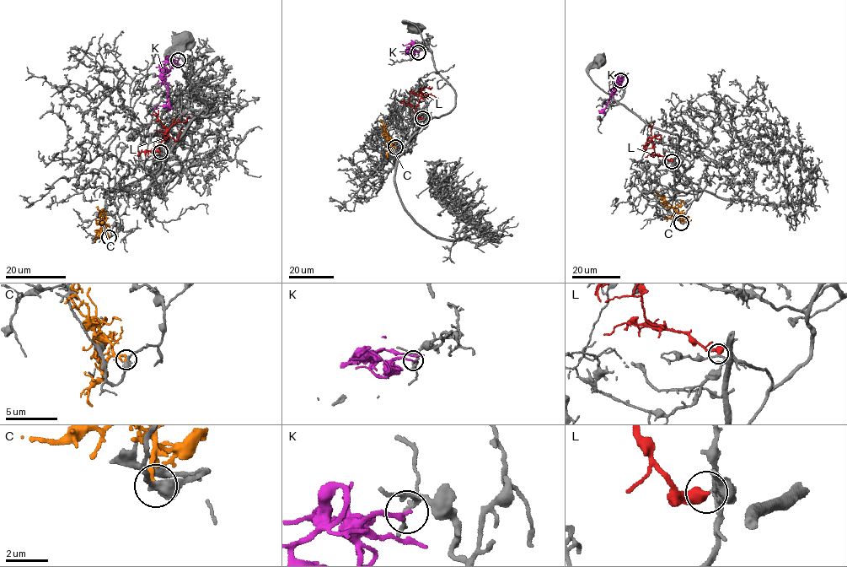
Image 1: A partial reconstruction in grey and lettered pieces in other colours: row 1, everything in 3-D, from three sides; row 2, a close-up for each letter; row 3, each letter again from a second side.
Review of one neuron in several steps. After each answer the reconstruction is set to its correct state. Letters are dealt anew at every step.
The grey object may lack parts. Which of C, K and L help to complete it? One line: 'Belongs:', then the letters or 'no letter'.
Belongs: L

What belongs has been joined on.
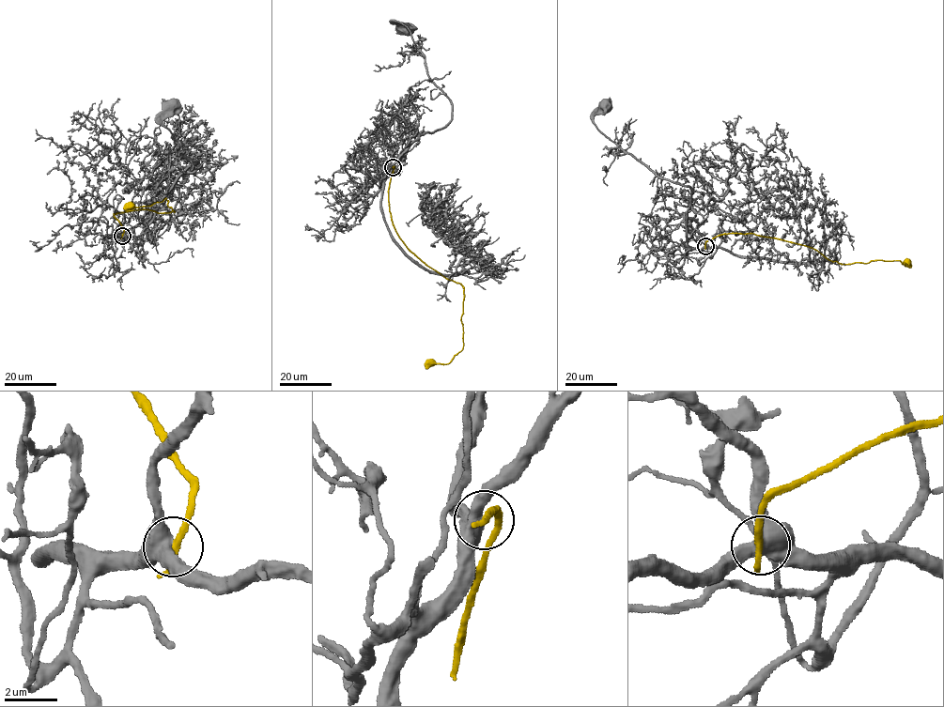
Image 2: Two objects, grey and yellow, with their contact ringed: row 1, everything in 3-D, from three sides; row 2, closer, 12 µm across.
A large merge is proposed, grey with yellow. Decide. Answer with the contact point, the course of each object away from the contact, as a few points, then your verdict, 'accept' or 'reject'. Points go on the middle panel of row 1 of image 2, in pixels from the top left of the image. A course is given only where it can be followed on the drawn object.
(393, 167) | grey via (393, 167), (409, 144), (445, 128), (451, 119), (449, 99), (429, 76), (410, 32), (397, 22), (406, 29) | yellow via (393, 167), (389, 211), (395, 232), (428, 266), (464, 287), (463, 347), (447, 363), (430, 361) | reject

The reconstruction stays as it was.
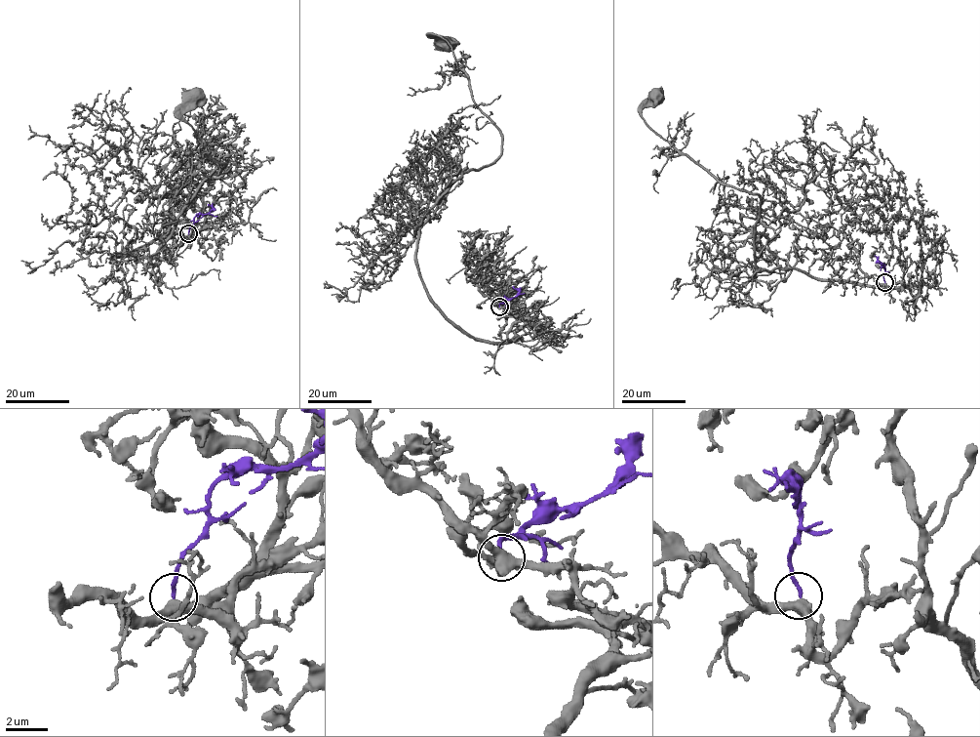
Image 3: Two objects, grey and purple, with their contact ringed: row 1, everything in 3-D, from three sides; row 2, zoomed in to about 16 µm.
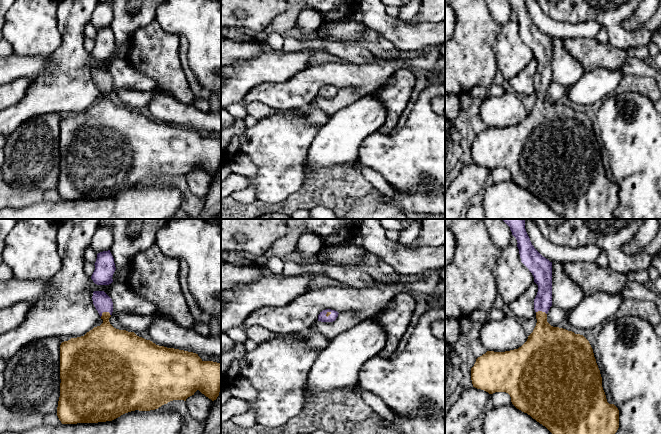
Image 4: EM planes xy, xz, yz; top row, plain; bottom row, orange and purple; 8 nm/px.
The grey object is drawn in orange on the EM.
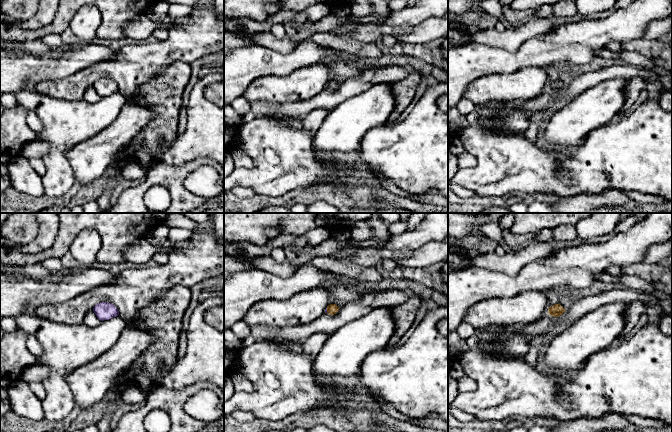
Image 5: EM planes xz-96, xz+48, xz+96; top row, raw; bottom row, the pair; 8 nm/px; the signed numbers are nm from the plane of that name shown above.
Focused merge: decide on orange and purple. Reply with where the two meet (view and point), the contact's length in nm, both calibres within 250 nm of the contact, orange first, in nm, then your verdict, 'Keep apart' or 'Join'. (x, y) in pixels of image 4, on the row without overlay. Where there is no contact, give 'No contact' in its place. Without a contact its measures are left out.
Touches orange at xy (104, 88). Shared border 90 nm. Thickness 300 nm (orange) against 140 nm. Join

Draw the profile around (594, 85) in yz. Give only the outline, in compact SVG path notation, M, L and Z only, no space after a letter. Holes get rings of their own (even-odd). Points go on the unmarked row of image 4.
M599 67L584 71L579 80L567 88L566 96L575 104L590 106L614 95L624 76L622 69L608 70Z

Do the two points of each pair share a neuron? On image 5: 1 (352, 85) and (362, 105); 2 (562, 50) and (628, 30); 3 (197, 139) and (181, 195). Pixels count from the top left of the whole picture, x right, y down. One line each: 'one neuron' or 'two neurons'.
1: two neurons
2: one neuron
3: two neurons

